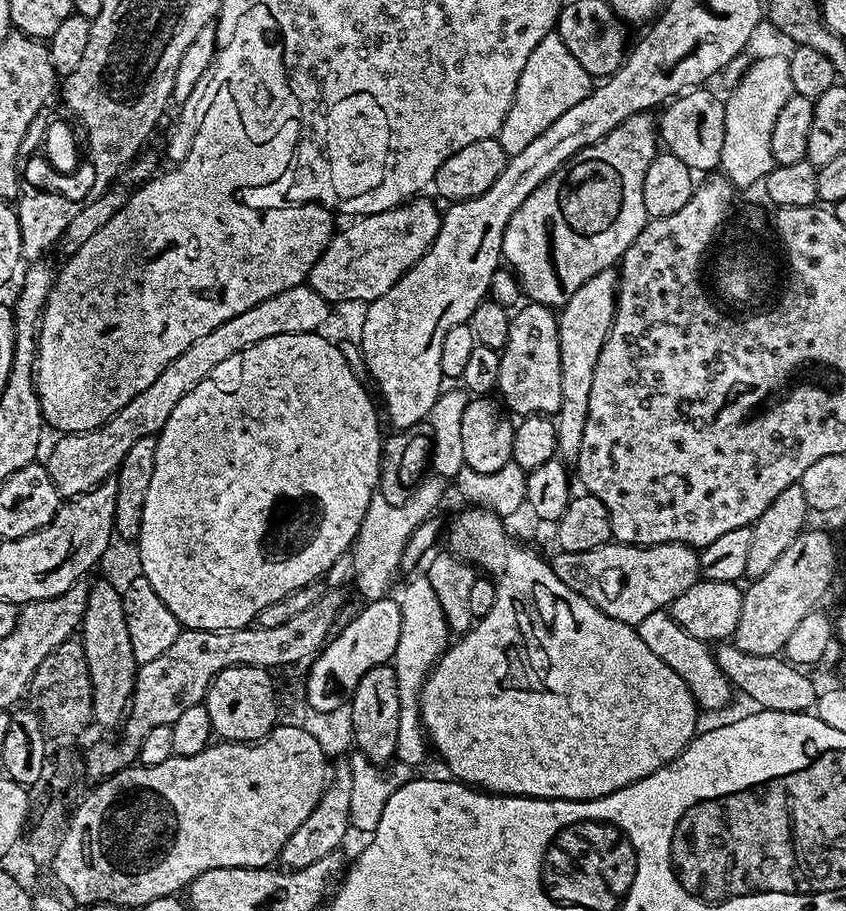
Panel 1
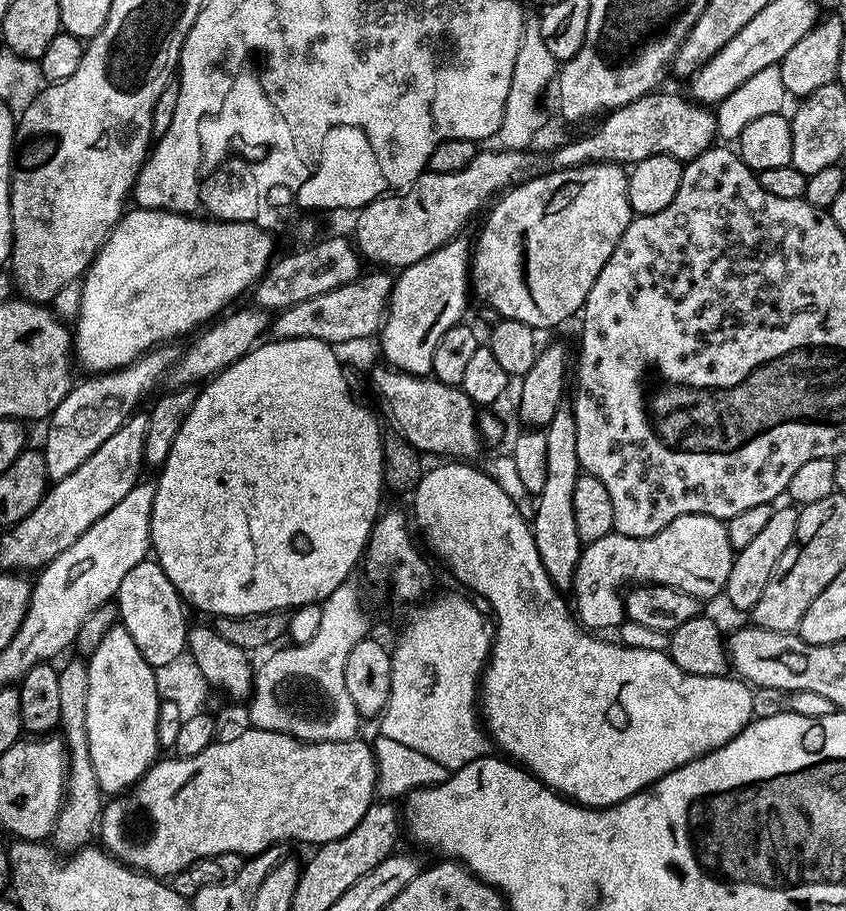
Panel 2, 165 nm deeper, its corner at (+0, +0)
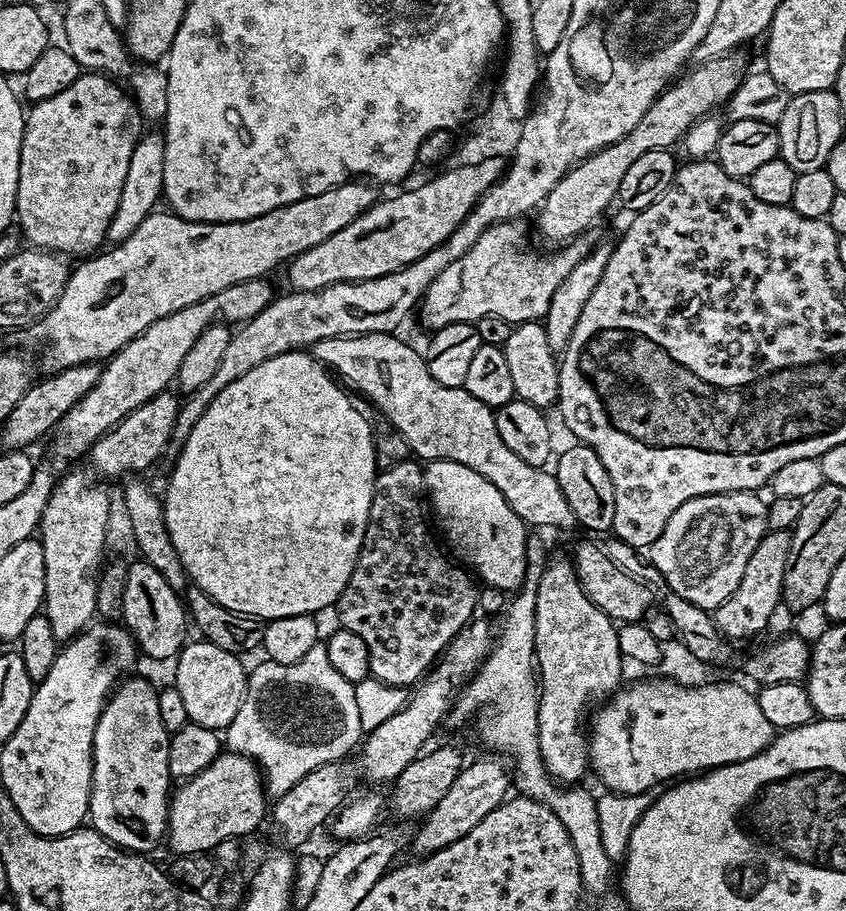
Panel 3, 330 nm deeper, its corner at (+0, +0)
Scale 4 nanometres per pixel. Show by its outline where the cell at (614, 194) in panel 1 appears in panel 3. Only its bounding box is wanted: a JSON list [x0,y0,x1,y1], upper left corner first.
[418,218,590,330]

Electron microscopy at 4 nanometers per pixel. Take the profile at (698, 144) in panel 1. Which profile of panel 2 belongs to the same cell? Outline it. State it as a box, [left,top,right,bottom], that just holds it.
[354,90,717,270]

